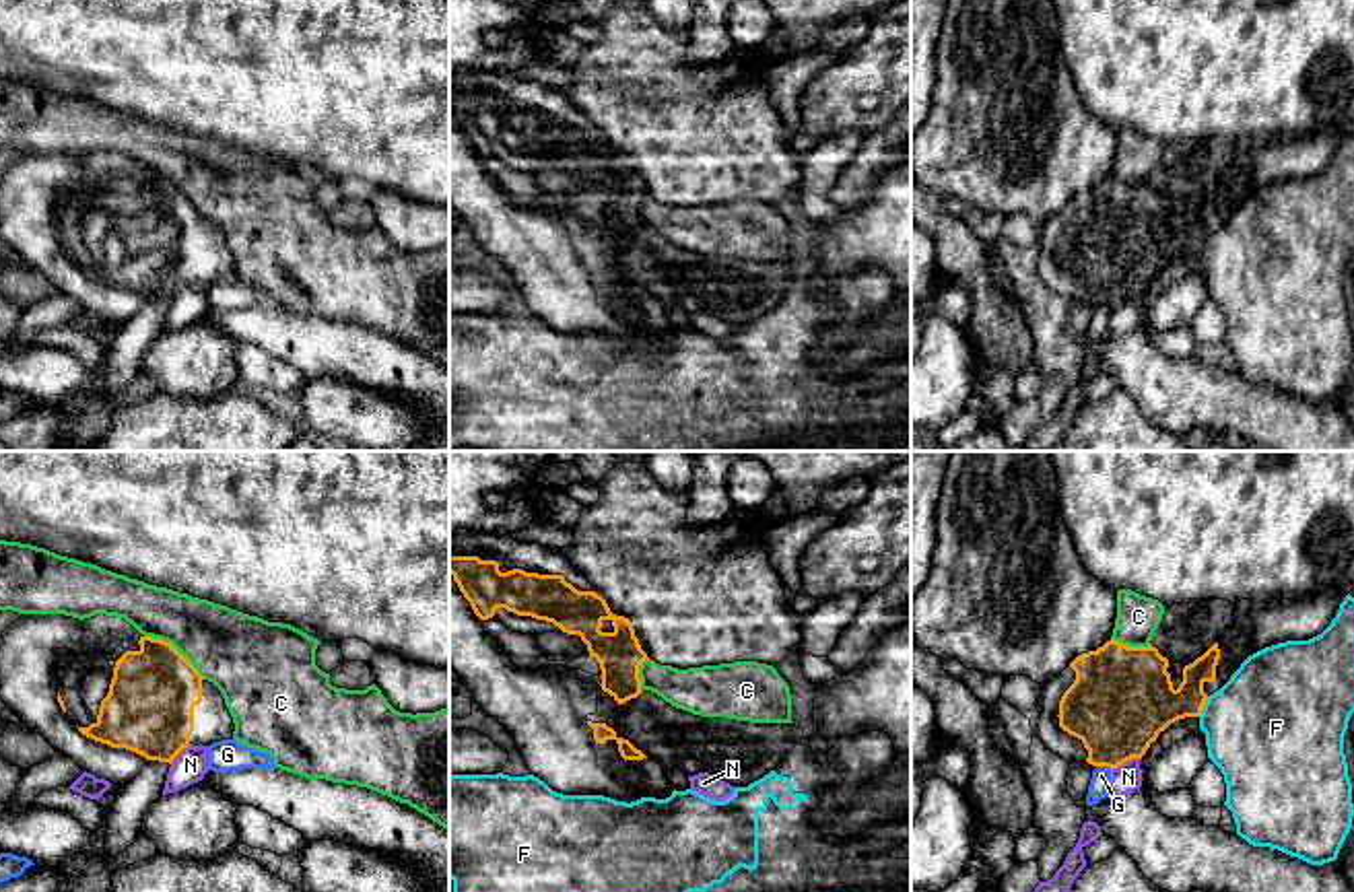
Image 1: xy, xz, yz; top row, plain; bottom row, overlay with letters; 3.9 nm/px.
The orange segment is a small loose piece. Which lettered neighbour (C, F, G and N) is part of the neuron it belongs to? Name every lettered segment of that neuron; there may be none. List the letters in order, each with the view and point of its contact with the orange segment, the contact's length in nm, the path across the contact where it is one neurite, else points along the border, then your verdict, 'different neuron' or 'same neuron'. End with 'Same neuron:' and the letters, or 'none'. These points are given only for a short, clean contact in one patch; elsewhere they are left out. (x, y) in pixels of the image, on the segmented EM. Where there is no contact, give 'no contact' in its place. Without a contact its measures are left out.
C: contact xy (176, 649); length 300 nm; border xy (145, 635), (165, 639), (205, 678); different neuron
F: contact yz (1202, 707); length 90 nm; border yz (1208, 697), (1198, 715); different neuron
G: contact yz (1105, 765); length 70 nm; border yz (1097, 765), (1111, 769); different neuron
N: contact yz (1126, 761); length 130 nm; border yz (1140, 757), (1132, 757), (1111, 771); different neuron
Same neuron: none

